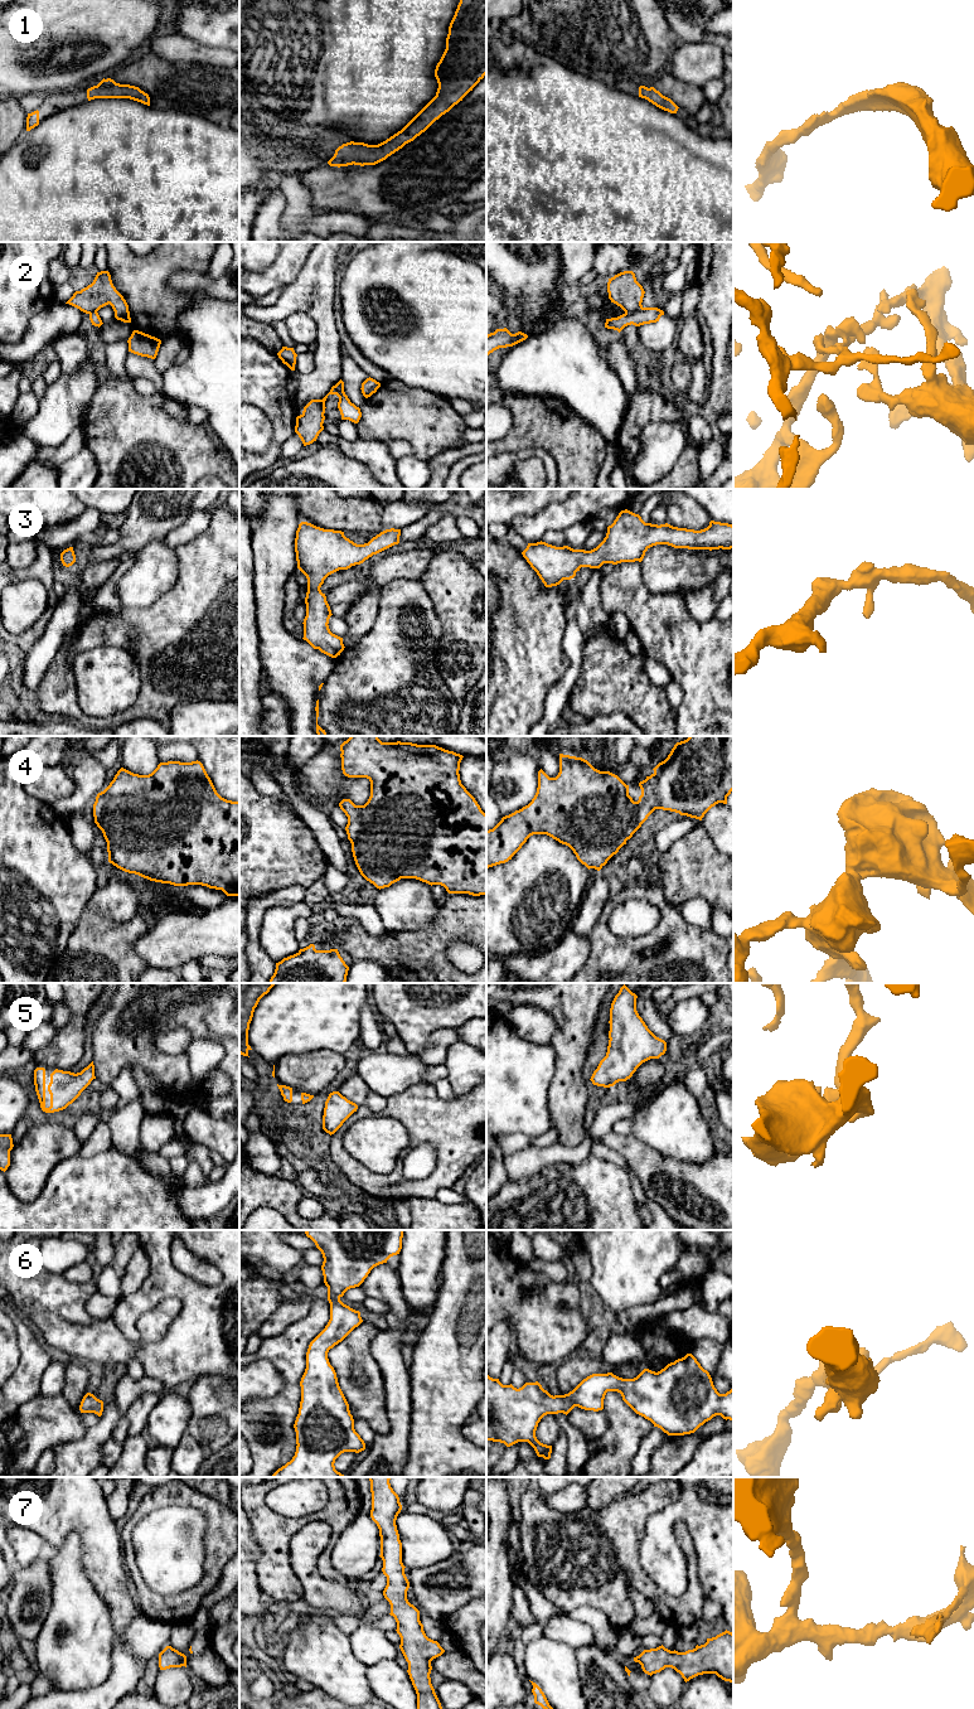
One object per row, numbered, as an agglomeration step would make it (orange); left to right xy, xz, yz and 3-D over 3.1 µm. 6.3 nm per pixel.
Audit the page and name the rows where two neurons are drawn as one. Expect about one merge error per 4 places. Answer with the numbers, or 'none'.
2

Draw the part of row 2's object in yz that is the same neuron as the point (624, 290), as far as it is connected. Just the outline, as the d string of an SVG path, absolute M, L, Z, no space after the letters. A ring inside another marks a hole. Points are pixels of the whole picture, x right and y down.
M624 271L609 279L607 292L611 302L625 313L635 313L643 309L644 289L636 281L633 271Z

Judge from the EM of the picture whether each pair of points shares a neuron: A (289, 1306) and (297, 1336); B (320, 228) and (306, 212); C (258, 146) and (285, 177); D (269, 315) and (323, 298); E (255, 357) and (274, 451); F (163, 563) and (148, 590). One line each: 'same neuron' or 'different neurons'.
A: different neurons
B: different neurons
C: different neurons
D: same neuron
E: same neuron
F: same neuron

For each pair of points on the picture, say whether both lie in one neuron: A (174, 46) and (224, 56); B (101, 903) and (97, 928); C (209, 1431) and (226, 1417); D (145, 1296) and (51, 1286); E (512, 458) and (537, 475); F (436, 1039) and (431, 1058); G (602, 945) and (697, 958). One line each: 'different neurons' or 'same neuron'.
A: same neuron
B: different neurons
C: same neuron
D: different neurons
E: different neurons
F: same neuron
G: same neuron

